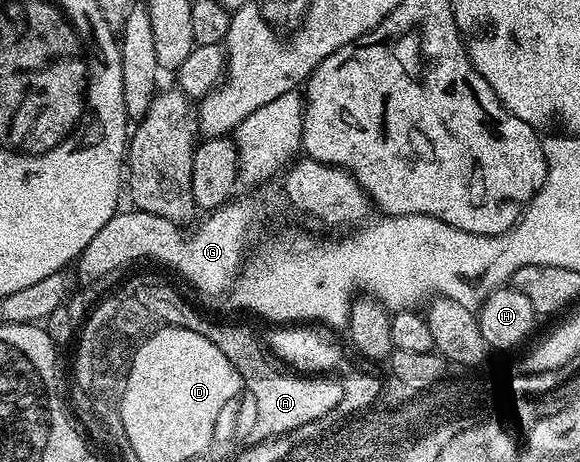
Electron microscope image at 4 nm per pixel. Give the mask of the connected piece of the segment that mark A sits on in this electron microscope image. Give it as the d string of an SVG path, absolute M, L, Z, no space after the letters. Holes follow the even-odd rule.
M152 283L146 287L138 287L136 294L152 302L159 318L176 324L186 324L201 336L212 341L216 349L232 361L236 373L240 373L245 394L254 402L254 424L250 427L251 444L262 443L285 435L318 417L331 412L340 404L343 393L342 384L334 377L311 377L299 375L275 361L269 350L246 327L237 327L234 323L213 323L205 319L180 292L174 287ZM259 343L259 344L258 344Z

